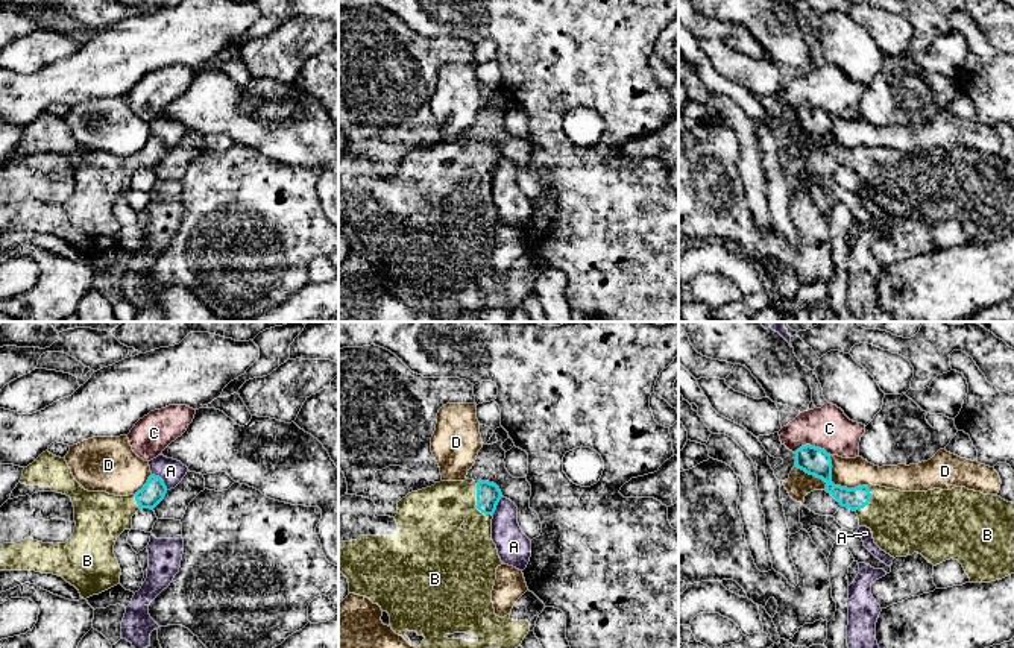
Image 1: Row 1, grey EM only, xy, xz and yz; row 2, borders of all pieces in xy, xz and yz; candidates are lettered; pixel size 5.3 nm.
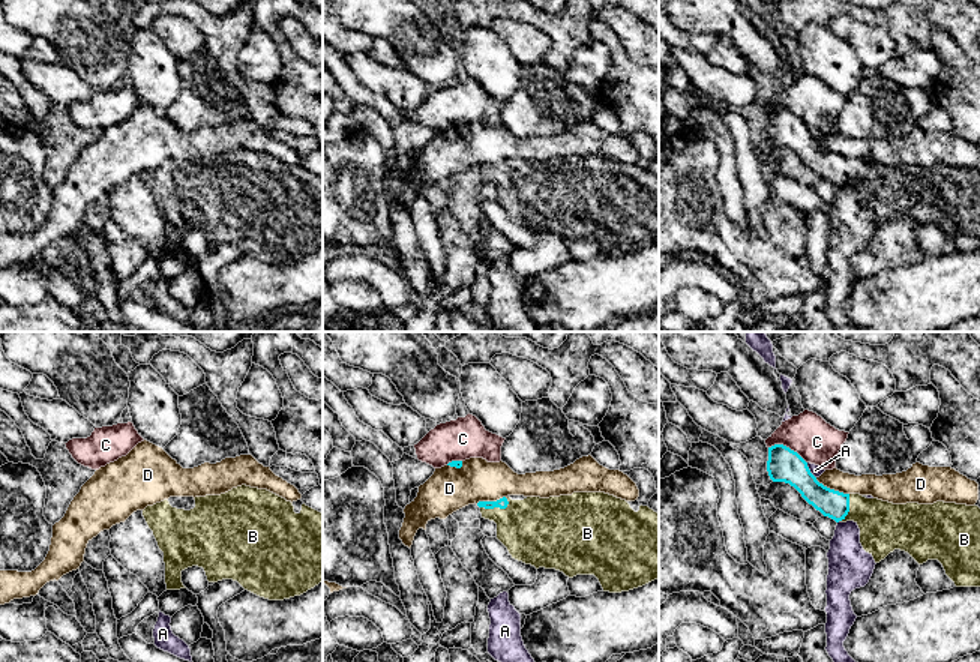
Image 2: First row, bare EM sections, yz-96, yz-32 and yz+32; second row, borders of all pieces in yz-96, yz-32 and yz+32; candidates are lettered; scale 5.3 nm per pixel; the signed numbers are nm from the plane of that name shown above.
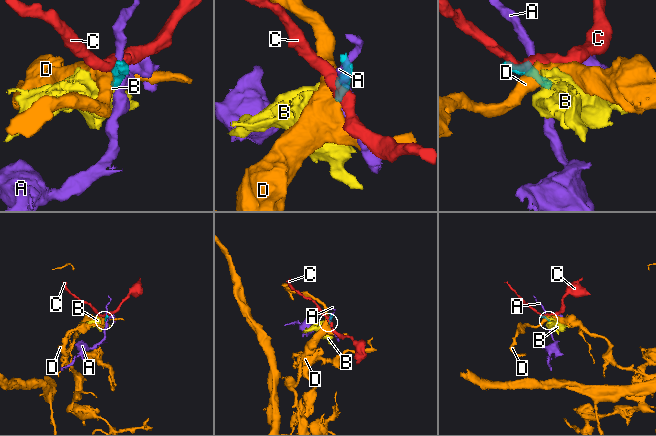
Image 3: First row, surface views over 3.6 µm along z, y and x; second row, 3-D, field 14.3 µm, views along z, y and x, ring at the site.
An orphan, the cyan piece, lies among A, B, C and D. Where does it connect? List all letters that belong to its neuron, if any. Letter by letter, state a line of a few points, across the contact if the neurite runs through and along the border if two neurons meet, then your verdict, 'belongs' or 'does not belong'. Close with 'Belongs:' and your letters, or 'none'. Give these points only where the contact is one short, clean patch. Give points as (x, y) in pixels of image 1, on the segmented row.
A: does not belong
B: xz (488, 493), (477, 501), (450, 503), (433, 516) | belongs
C: yz (794, 451), (814, 445), (831, 454) | does not belong
D: yz (829, 456), (831, 480), (835, 484), (847, 487), (869, 486) | does not belong
Belongs: B

